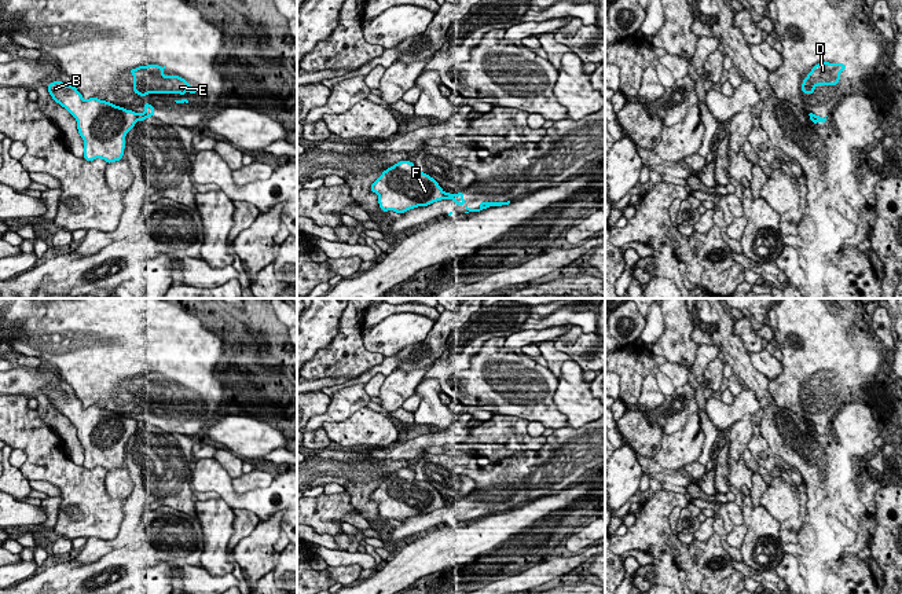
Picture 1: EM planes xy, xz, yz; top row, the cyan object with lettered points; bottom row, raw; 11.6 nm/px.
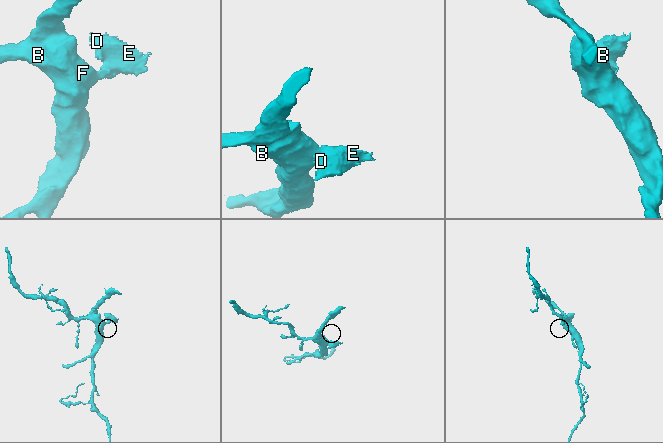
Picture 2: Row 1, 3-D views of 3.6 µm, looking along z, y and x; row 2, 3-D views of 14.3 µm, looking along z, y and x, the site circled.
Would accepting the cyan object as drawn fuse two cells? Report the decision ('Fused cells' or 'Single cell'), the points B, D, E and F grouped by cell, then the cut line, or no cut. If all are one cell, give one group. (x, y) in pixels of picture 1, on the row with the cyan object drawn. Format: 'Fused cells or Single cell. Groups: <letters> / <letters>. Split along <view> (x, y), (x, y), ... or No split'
Fused cells. Groups: B F / D E. Split along xy (135, 113), (138, 118)

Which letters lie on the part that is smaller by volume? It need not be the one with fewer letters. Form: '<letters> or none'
D, E

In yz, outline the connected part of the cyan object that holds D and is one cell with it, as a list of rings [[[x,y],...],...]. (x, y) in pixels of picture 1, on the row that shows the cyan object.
[[[817,63],[811,67],[811,72],[802,80],[803,85],[800,89],[803,94],[814,94],[815,85],[837,85],[840,73],[846,70],[846,63]]]

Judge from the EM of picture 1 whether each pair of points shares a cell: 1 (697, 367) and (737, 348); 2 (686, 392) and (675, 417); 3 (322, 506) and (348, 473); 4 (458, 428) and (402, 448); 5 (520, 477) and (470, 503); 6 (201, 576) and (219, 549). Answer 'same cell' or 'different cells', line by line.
1: different cells
2: same cell
3: different cells
4: same cell
5: same cell
6: different cells

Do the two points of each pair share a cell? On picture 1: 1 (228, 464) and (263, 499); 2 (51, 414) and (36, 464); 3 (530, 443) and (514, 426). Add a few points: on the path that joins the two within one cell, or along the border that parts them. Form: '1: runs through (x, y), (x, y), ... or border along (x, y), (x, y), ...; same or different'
1: border along (213, 457), (231, 479); different
2: border along (36, 411), (66, 446); different
3: runs through (525, 439), (517, 431); same

